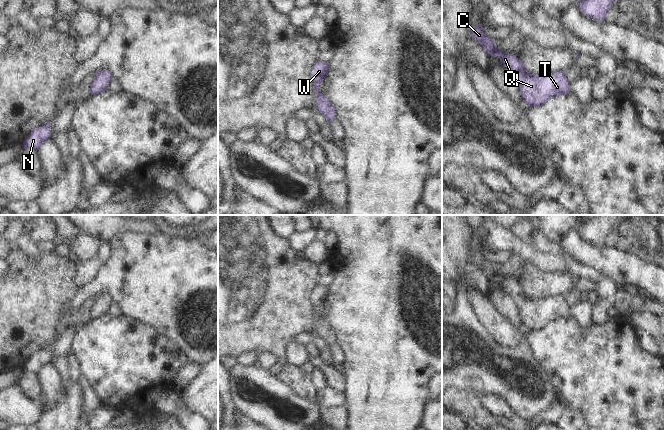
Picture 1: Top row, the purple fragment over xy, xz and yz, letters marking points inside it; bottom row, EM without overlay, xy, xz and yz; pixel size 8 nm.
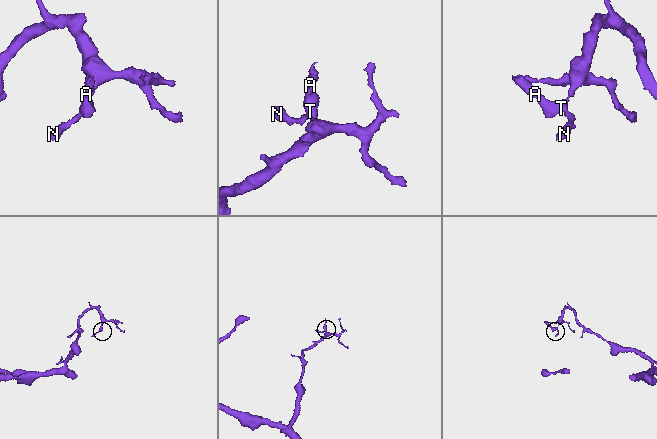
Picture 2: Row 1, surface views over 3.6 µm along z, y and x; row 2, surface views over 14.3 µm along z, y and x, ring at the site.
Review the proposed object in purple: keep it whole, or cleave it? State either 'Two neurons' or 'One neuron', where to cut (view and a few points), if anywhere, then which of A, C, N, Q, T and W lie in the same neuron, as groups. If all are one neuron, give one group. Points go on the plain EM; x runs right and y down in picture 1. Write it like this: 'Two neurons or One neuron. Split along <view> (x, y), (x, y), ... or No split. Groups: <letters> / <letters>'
One neuron. No split. Groups: A C N Q T W

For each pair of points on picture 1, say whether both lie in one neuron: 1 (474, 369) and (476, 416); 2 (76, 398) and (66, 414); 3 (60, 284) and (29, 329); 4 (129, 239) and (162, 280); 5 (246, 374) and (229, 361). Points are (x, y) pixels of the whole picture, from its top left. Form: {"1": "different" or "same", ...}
{"1": "different", "2": "same", "3": "same", "4": "same", "5": "different"}

